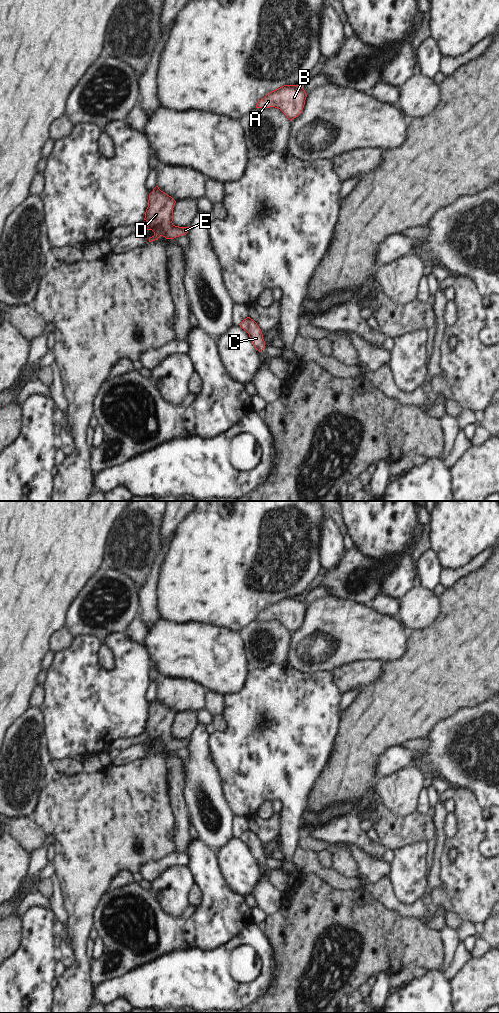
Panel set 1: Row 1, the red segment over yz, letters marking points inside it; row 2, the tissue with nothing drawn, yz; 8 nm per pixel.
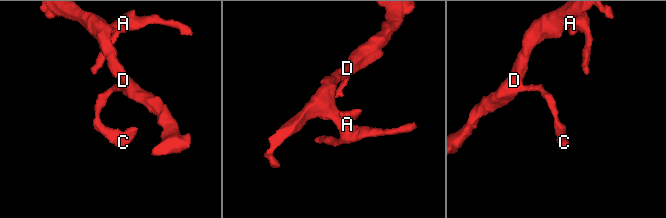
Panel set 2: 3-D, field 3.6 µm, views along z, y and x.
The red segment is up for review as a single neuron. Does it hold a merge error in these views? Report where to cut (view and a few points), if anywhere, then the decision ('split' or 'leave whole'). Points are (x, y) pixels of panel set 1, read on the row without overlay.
no cut; leave whole

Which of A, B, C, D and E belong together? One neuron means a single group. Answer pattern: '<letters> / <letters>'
A B C D E

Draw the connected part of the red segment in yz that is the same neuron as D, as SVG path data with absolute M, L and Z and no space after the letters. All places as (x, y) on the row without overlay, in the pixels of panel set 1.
M156 698L149 706L148 719L145 730L148 734L146 742L152 742L154 747L149 750L149 754L158 752L160 748L166 751L174 751L181 747L186 747L188 739L175 738L173 733L173 720L176 713Z

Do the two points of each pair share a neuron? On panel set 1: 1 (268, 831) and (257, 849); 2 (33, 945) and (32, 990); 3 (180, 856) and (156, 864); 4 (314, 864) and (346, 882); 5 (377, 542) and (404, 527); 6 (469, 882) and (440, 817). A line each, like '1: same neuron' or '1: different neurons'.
1: different neurons
2: same neuron
3: same neuron
4: same neuron
5: same neuron
6: different neurons

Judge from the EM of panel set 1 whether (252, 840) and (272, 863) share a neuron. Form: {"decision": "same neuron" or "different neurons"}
{"decision": "same neuron"}

